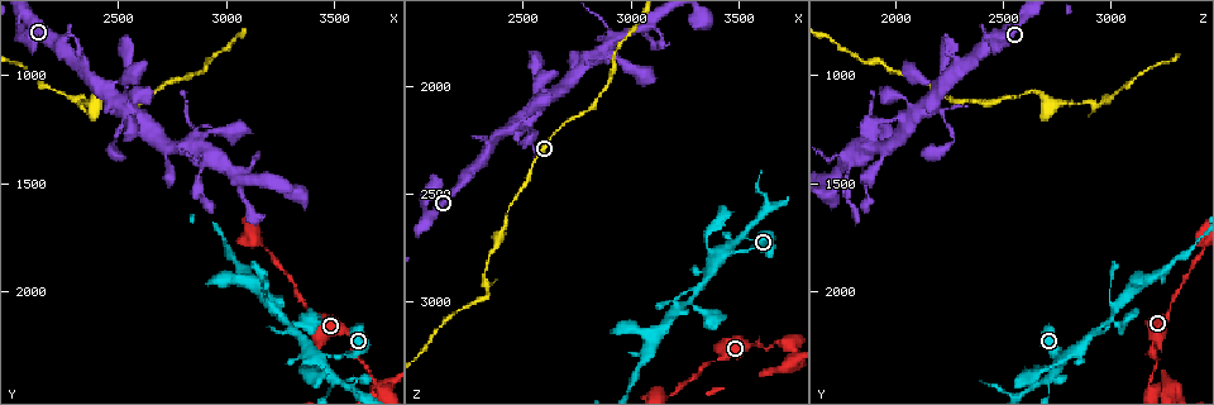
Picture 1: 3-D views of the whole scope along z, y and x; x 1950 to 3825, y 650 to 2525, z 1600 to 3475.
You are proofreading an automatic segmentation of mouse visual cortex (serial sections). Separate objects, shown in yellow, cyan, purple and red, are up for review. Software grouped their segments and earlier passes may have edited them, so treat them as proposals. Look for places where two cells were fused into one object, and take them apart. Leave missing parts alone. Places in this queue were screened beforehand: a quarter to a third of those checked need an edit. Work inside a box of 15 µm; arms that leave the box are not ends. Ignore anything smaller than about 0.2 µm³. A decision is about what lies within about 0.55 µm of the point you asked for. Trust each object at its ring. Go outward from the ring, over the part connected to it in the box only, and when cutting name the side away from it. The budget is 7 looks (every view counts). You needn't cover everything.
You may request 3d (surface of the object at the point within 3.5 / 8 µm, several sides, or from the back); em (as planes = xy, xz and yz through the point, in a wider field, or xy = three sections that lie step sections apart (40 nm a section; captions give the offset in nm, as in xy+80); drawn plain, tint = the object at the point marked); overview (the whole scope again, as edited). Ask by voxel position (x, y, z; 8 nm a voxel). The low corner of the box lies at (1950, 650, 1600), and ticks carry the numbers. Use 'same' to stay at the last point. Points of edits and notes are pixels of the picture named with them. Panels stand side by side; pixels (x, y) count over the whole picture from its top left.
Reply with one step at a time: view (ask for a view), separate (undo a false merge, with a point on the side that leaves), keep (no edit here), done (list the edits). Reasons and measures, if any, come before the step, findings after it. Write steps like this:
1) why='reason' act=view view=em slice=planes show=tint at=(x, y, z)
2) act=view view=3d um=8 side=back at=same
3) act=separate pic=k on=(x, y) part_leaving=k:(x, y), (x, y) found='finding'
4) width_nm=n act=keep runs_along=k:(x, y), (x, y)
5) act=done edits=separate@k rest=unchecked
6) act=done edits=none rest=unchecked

act=view view=3d um=3.5 at=(2520, 1220, 2230)

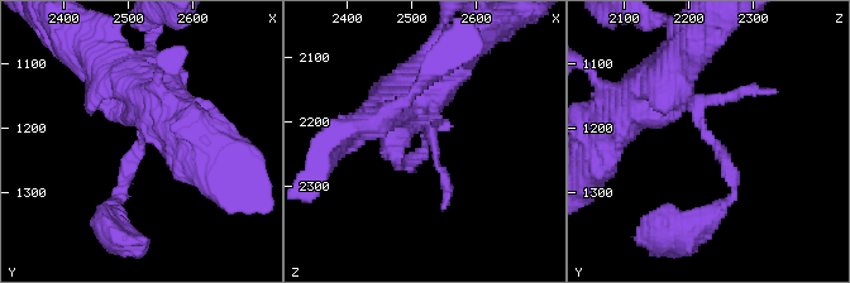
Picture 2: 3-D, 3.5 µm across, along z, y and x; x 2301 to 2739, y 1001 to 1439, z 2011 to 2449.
act=view view=em slice=xy step=2 show=tint at=(2520, 1215, 2240)

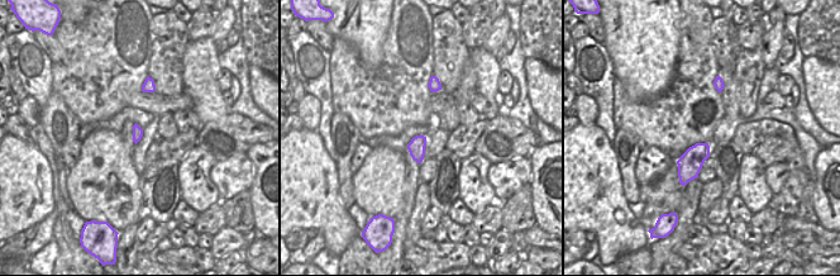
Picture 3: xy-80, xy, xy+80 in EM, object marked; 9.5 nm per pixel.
act=keep runs_along=2:(124, 77), (147, 120), (111, 205) found='one cell here'

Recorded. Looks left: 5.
why='abrupt turn' act=view view=3d um=3.5 at=(2340, 1130, 2940)

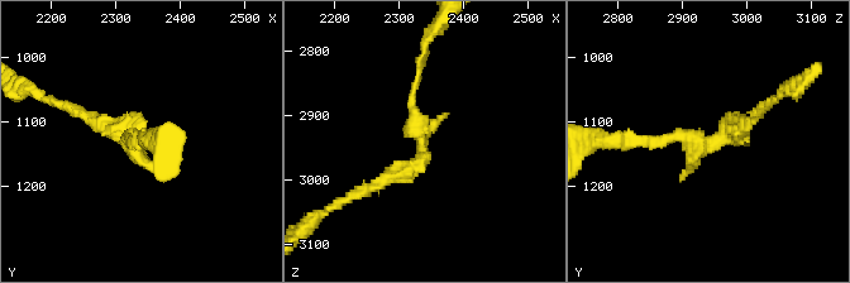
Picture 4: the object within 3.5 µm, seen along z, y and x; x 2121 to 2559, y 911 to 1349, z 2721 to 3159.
why='now the EM' act=view view=em slice=planes show=tint at=(2340, 1135, 2950)

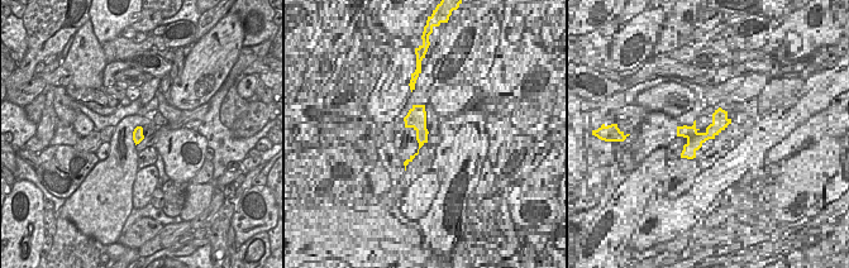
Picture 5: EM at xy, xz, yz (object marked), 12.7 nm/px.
act=keep found='one cell here'

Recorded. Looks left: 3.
why='sharp bend' act=view view=3d um=3.5 at=(3760, 2450, 3260)

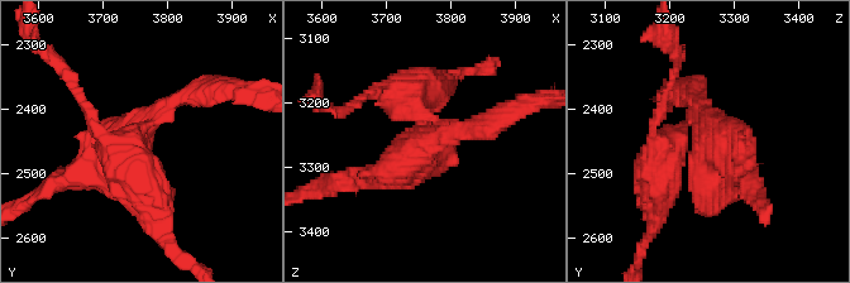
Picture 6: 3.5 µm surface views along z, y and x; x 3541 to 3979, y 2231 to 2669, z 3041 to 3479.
why='shape alone is not enough' act=view view=em slice=xy step=1 show=tint at=(3750, 2440, 3275)

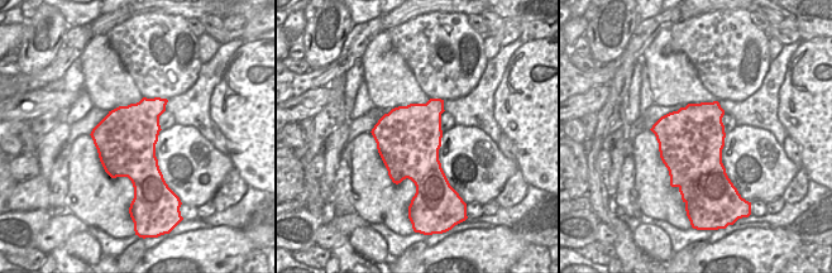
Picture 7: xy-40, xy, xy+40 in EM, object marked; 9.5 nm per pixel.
act=view view=em slice=xy step=5 show=tint at=same

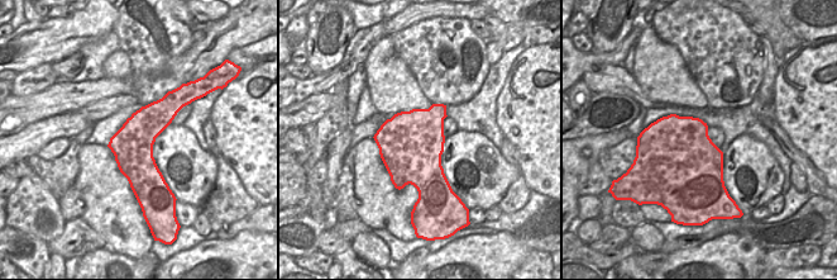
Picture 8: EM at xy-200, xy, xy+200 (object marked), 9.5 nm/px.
act=separate pic=6 on=(711, 134) part_leaving=6:(693, 120), (732, 147), (749, 182) found='two cells meet here'

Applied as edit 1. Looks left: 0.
act=done edits=separate@6 rest=unchecked

